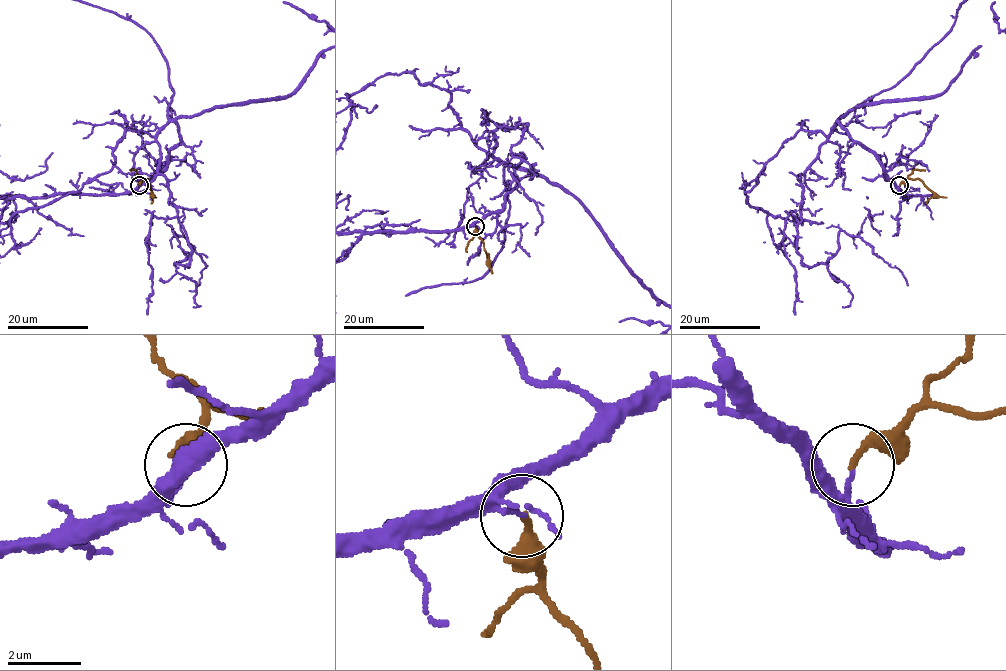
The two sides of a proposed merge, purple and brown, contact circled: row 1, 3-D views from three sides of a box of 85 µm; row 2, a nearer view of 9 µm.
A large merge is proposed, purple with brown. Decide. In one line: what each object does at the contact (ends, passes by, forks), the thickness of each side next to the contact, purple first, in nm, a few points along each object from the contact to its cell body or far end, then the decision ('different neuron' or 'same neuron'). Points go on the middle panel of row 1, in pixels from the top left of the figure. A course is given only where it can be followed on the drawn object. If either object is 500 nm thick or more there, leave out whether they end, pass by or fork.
purple ends; brown ends; calibres 140 and 240 nm; course purple (475, 227), (503, 208), (511, 166), (503, 246), (482, 276); course brown (475, 227), (492, 273); different neuron

